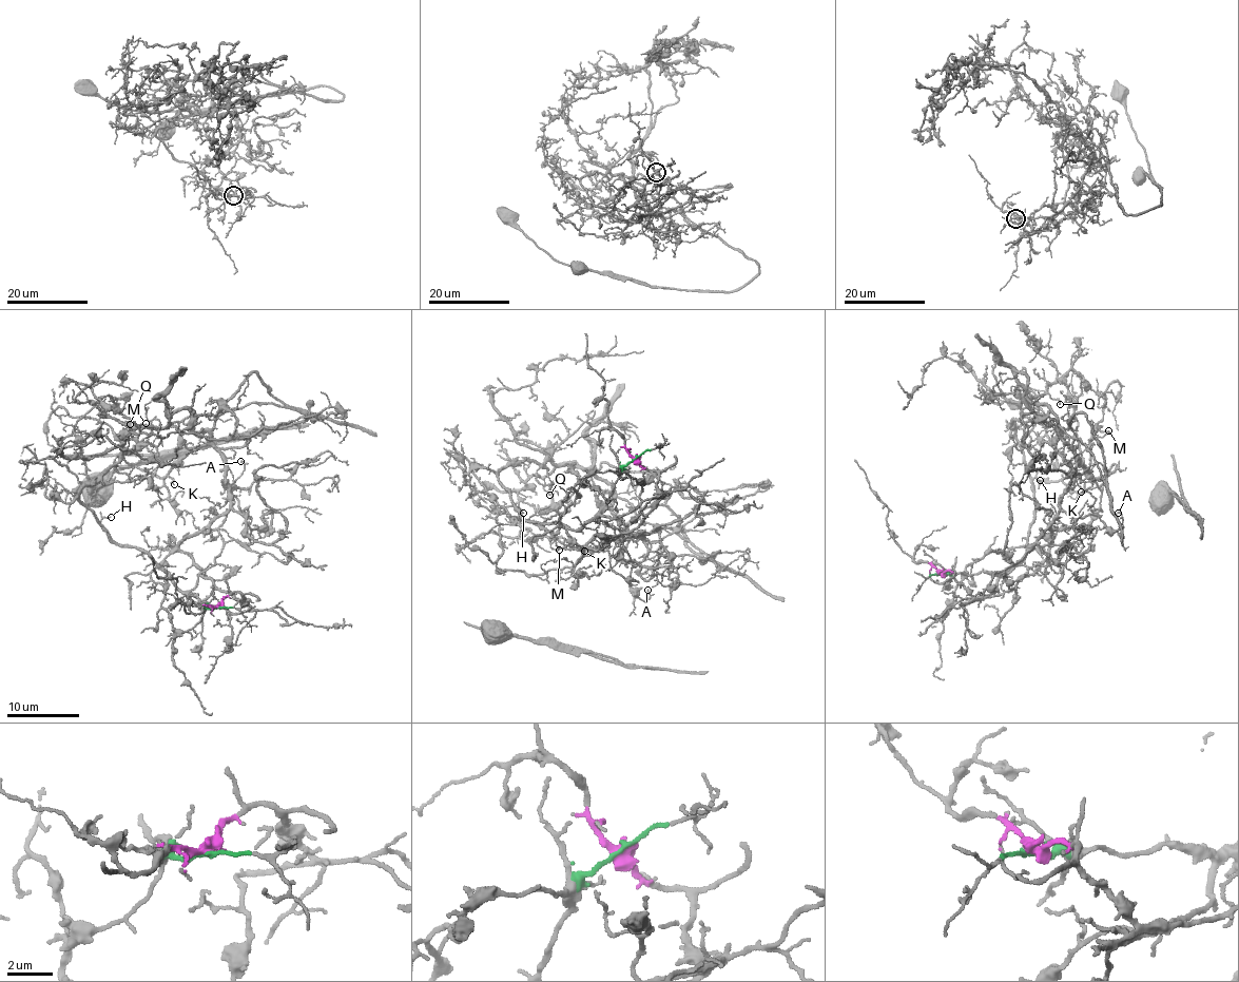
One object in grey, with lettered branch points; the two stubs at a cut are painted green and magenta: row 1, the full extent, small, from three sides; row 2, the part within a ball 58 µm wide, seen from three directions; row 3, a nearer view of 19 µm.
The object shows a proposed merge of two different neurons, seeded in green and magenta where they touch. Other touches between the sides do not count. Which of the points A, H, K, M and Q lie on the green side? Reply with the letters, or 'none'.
H, Q

